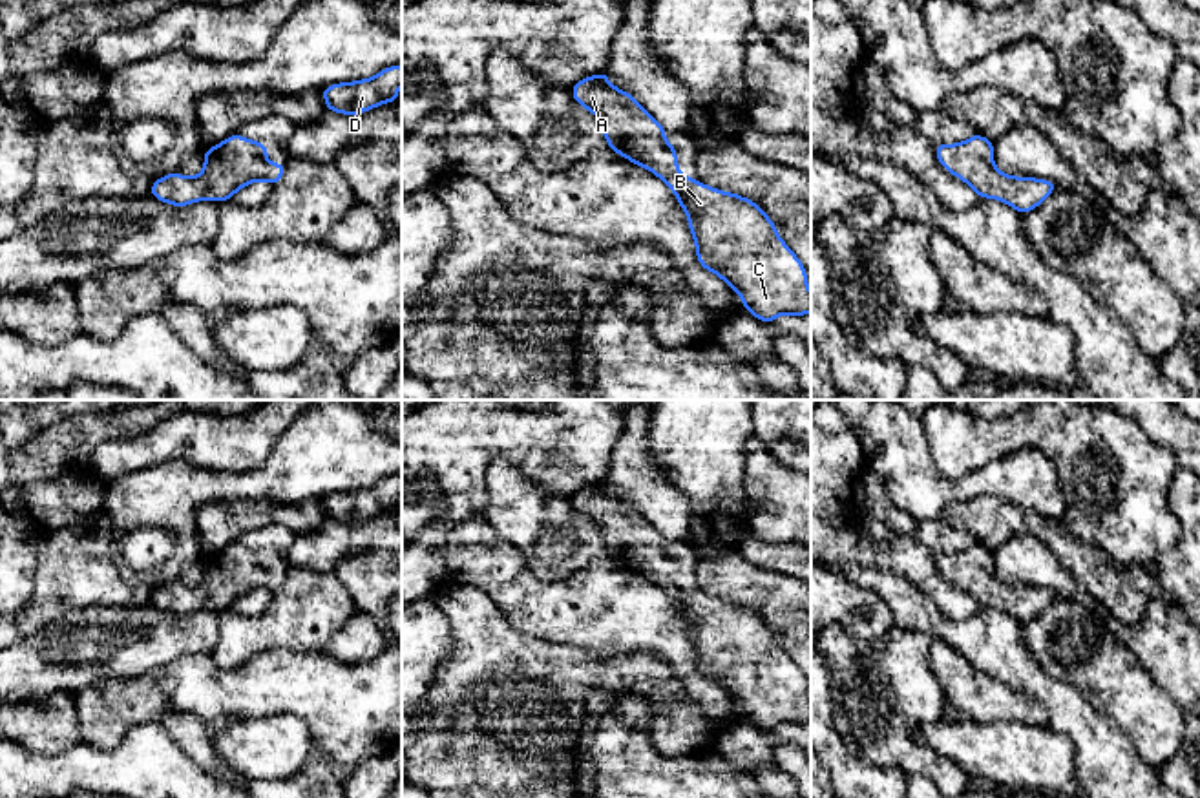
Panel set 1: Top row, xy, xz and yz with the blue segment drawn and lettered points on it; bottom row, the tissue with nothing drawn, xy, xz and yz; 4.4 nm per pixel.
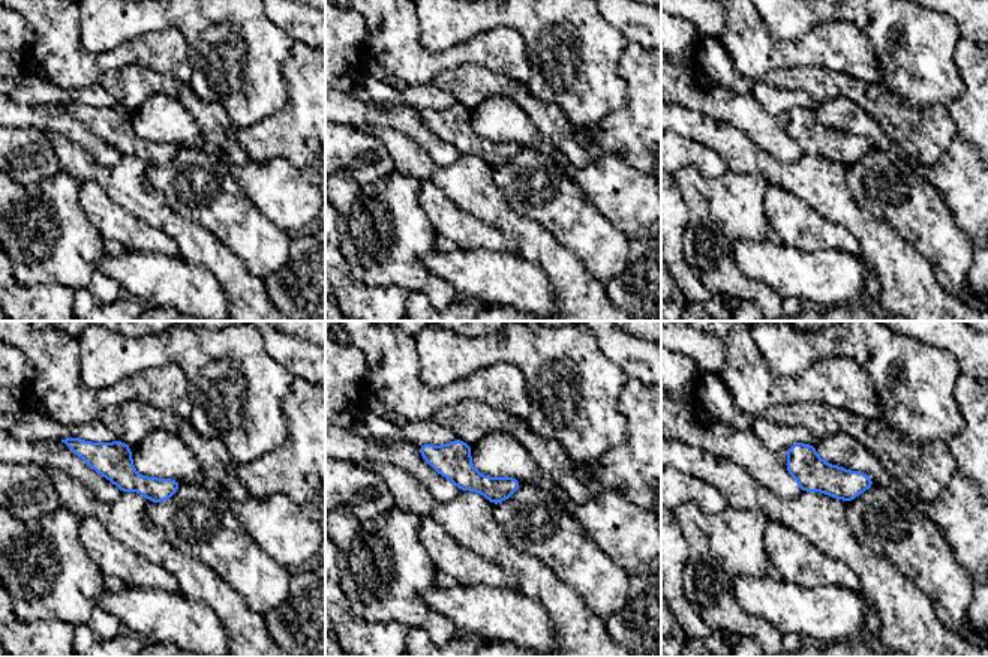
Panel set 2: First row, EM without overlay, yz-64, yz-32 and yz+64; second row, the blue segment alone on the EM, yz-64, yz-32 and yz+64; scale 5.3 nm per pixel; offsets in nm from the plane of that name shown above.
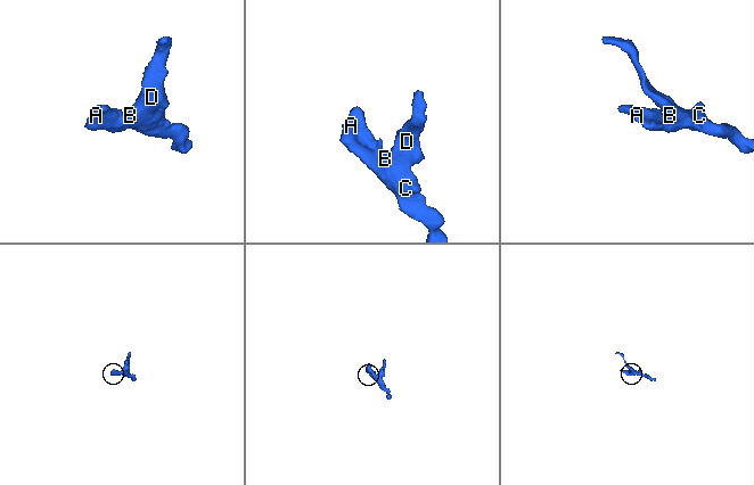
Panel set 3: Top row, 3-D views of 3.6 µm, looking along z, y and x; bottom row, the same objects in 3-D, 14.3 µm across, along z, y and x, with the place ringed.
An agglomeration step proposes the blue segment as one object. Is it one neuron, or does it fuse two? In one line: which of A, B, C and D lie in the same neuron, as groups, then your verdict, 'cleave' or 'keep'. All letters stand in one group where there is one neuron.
A B C D; keep

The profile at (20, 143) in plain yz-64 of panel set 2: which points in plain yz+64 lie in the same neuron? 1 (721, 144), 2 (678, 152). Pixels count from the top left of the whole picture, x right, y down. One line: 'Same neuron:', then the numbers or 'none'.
Same neuron: 2

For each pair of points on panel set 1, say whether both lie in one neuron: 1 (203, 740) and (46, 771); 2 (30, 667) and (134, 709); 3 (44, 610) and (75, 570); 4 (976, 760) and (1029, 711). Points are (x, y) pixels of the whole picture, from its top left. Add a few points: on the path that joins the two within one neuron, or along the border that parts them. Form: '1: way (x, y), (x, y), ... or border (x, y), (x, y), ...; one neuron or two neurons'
1: border (159, 722), (168, 736), (200, 767), (212, 773); two neurons
2: border (152, 669), (110, 680); two neurons
3: way (50, 601), (66, 579); one neuron
4: border (976, 720), (1043, 725); two neurons

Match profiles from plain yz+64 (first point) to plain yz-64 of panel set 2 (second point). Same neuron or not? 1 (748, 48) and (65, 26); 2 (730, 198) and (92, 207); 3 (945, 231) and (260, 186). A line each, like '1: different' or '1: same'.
1: same
2: different
3: different

